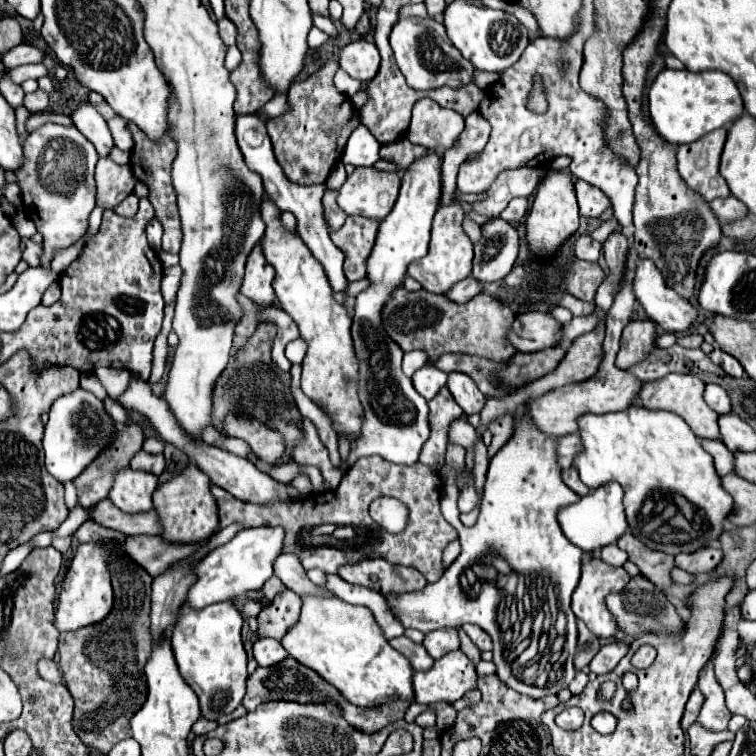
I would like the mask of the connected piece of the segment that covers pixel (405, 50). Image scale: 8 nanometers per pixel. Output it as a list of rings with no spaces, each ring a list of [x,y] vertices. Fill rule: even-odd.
[[[398,18],[390,34],[390,46],[396,56],[396,64],[406,78],[406,84],[414,90],[432,90],[432,88],[460,88],[474,80],[476,68],[468,62],[456,48],[450,44],[444,24],[422,20],[422,18]]]

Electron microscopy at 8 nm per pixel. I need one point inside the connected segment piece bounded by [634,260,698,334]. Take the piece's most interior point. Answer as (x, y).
(663, 306)

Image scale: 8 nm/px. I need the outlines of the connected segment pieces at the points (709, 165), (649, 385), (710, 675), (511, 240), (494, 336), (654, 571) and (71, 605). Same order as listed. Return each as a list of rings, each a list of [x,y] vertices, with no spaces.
[[[718,128],[692,144],[678,146],[678,172],[684,182],[700,192],[708,202],[714,198],[728,198],[730,190],[726,180],[720,176],[720,154],[726,142],[728,130]]]
[[[670,374],[664,376],[662,380],[656,382],[646,382],[640,392],[640,402],[648,410],[666,410],[672,414],[678,414],[680,418],[686,420],[686,424],[692,428],[692,432],[698,438],[708,438],[708,440],[720,440],[720,430],[718,430],[718,414],[708,408],[704,402],[704,382],[698,380],[696,376],[690,374]]]
[[[708,662],[702,676],[700,676],[700,682],[698,682],[698,688],[700,692],[704,694],[704,706],[700,710],[700,716],[696,720],[696,724],[700,724],[704,730],[710,730],[710,732],[716,732],[716,730],[726,730],[728,726],[728,720],[732,718],[730,710],[726,708],[726,702],[724,702],[724,692],[714,676],[714,670],[712,670],[712,664]]]
[[[502,218],[486,222],[482,226],[482,238],[474,244],[472,276],[482,284],[502,280],[516,262],[518,246],[520,238],[510,222]]]
[[[400,286],[394,290],[394,296],[386,304],[382,316],[388,336],[394,338],[394,342],[400,344],[404,352],[426,352],[428,364],[434,364],[446,352],[472,354],[492,362],[508,362],[516,354],[516,348],[508,340],[508,330],[516,316],[506,304],[490,294],[478,294],[468,304],[456,304],[440,294],[430,294],[426,290],[408,292]]]
[[[626,530],[626,536],[618,540],[618,546],[628,554],[628,560],[638,566],[640,574],[648,578],[652,584],[656,584],[662,590],[674,584],[670,578],[670,572],[674,568],[674,556],[666,556],[664,552],[646,548],[638,538],[630,534],[630,530]]]
[[[80,544],[62,582],[62,592],[58,596],[58,610],[56,610],[56,628],[60,632],[66,632],[98,624],[110,614],[112,606],[114,606],[114,594],[110,584],[106,550],[96,548],[94,544]]]

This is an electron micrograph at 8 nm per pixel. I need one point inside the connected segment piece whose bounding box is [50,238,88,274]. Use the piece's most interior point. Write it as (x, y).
(62, 258)

